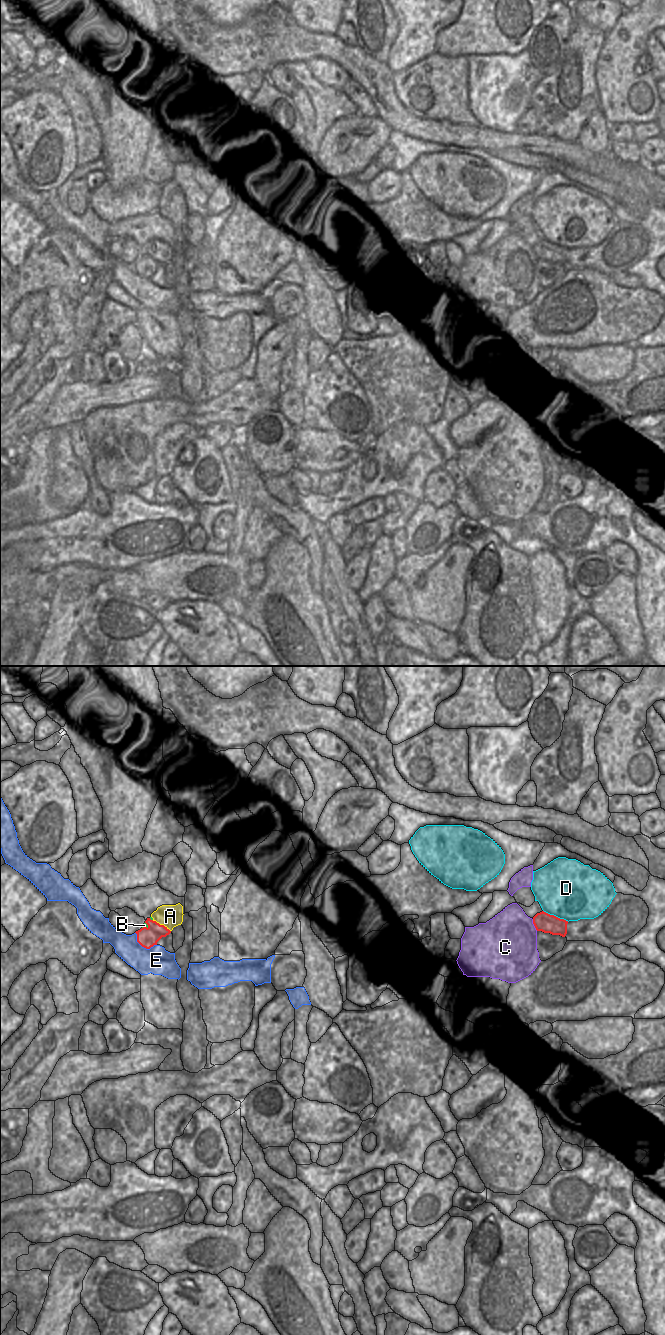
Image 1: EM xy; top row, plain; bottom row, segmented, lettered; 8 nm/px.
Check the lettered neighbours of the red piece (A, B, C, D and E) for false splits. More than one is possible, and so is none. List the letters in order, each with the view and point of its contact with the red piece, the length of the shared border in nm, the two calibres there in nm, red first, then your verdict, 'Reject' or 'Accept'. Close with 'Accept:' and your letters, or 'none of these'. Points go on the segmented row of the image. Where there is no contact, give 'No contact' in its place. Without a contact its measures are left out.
A: Touches red at xy (161, 925). Shared border 180 nm. Thickness 160 nm (red) against 180 nm. Reject
B: Touches red at xy (146, 927). Shared border 60 nm. Thickness 160 nm (red) against 30 nm. Accept
C: Touches red at xy (534, 925). Shared border 100 nm. Thickness 150 nm (red) against 460 nm. Reject
D: Touches red at xy (555, 916). Shared border 220 nm. Thickness 150 nm (red) against 480 nm. Reject
E: Touches red at xy (142, 946). Shared border 200 nm. Thickness 160 nm (red) against 220 nm. Reject
Accept: B

